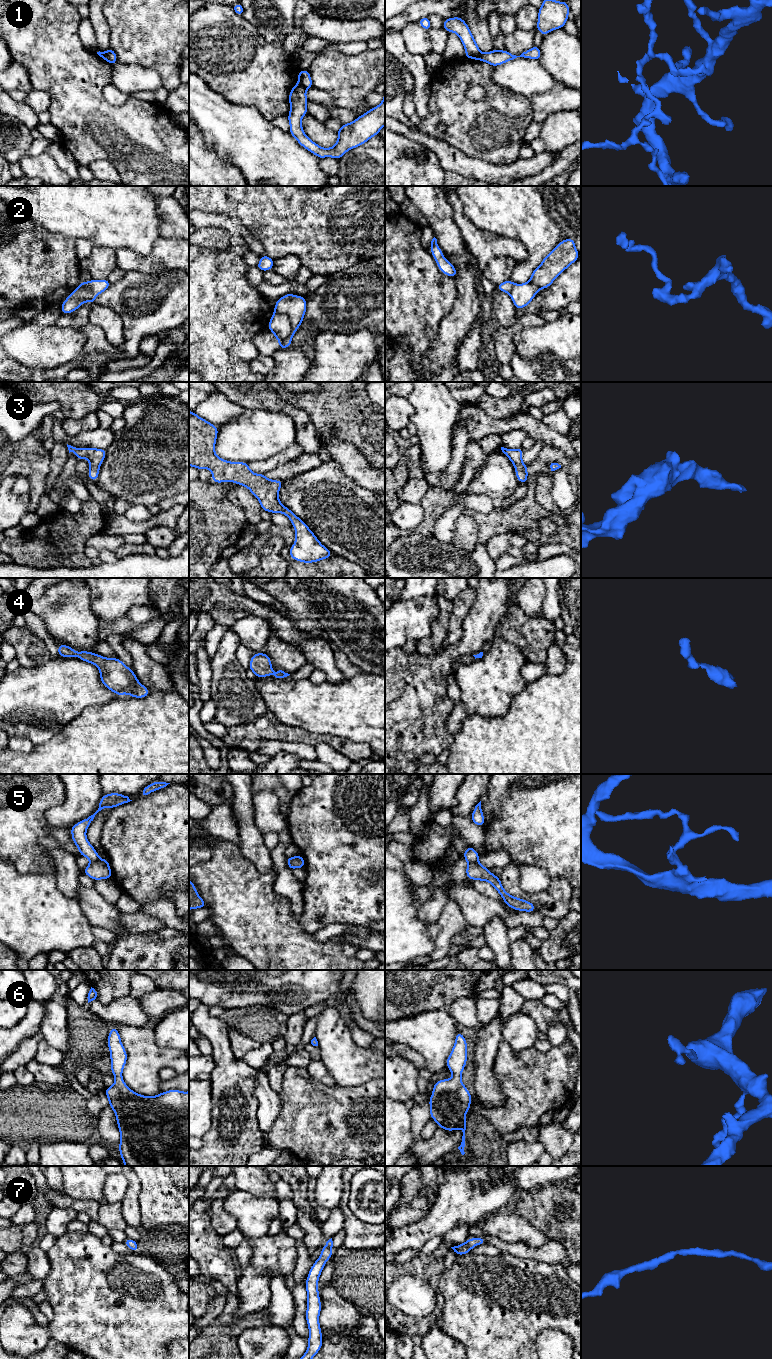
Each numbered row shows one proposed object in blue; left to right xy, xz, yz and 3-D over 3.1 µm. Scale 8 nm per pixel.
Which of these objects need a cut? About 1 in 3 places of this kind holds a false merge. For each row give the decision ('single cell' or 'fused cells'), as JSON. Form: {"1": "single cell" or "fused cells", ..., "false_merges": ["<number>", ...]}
{"1": "fused cells", "2": "fused cells", "3": "single cell", "4": "single cell", "5": "fused cells", "6": "single cell", "7": "single cell", "false_merges": ["1", "2", "5"]}

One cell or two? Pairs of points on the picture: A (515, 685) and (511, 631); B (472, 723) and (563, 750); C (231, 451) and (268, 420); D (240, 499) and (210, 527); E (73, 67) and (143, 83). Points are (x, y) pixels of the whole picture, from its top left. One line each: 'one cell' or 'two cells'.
A: two cells
B: one cell
C: one cell
D: two cells
E: two cells

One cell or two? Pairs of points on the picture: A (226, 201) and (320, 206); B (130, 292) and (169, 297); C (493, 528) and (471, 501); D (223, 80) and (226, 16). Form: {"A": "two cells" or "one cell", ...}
{"A": "one cell", "B": "one cell", "C": "two cells", "D": "one cell"}

